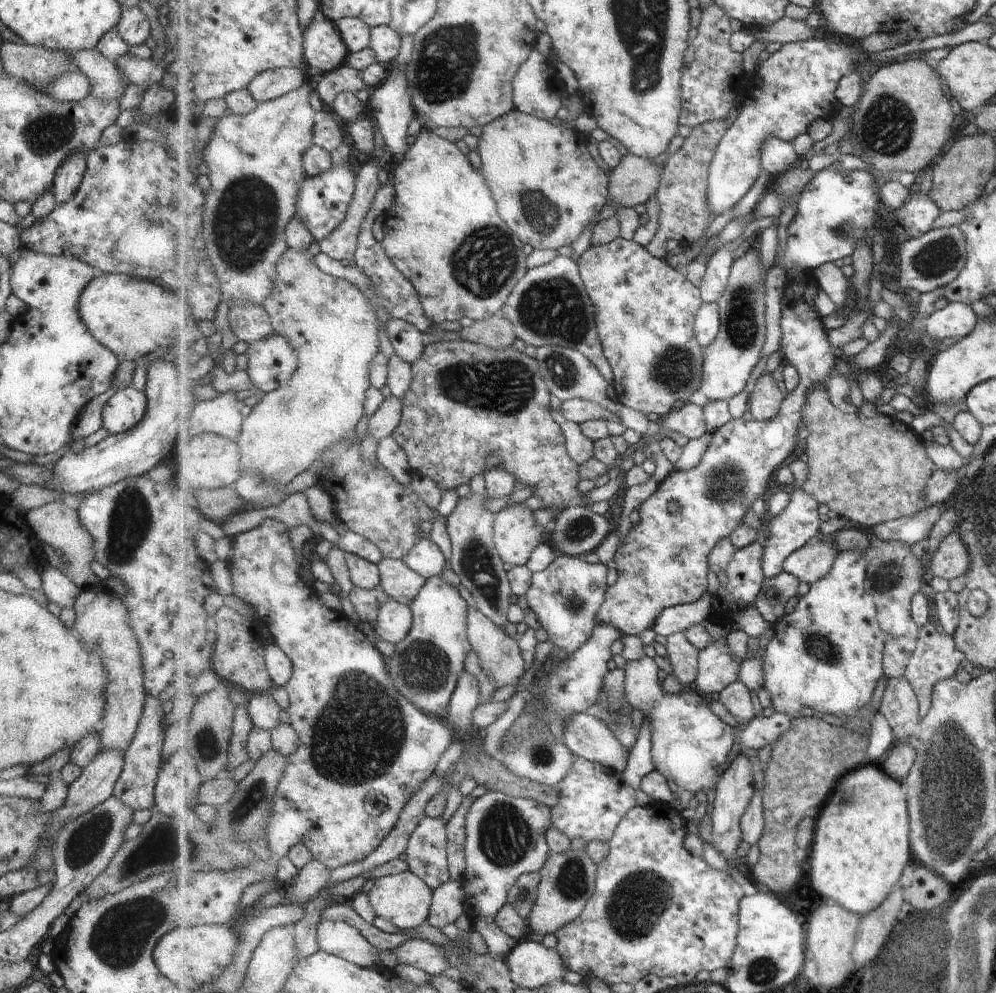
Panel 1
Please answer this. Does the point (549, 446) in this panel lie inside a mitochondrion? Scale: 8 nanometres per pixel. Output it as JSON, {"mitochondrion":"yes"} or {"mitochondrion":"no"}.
{"mitochondrion":"no"}

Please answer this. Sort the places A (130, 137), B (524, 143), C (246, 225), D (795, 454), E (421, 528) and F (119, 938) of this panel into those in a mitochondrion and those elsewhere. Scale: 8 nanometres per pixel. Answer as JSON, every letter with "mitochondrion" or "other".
{"A":"other","B":"other","C":"mitochondrion","D":"other","E":"other","F":"mitochondrion"}

